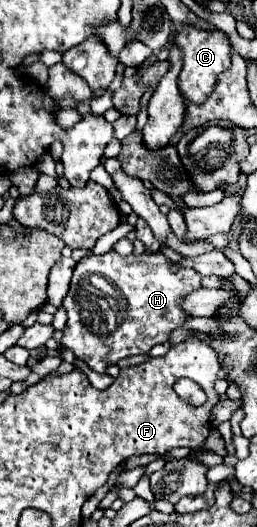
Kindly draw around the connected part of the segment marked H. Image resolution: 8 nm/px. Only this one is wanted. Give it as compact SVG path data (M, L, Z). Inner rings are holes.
M162 249L142 255L118 255L116 251L108 251L106 255L90 255L82 259L70 283L70 291L64 297L62 305L68 311L68 323L64 327L62 345L70 349L76 359L84 361L92 371L104 375L110 365L116 365L120 359L128 355L146 355L154 345L168 343L170 333L174 329L184 327L186 319L190 319L184 309L180 309L180 301L188 297L188 293L198 291L202 287L202 275L194 269L172 263Z

